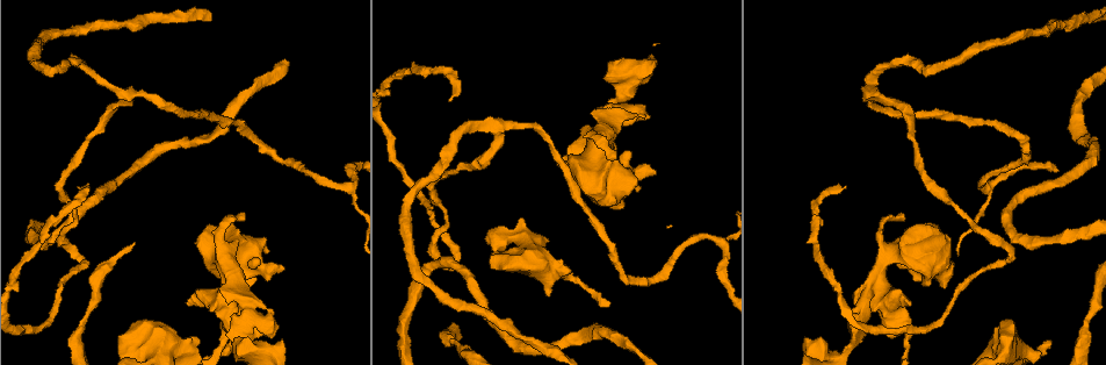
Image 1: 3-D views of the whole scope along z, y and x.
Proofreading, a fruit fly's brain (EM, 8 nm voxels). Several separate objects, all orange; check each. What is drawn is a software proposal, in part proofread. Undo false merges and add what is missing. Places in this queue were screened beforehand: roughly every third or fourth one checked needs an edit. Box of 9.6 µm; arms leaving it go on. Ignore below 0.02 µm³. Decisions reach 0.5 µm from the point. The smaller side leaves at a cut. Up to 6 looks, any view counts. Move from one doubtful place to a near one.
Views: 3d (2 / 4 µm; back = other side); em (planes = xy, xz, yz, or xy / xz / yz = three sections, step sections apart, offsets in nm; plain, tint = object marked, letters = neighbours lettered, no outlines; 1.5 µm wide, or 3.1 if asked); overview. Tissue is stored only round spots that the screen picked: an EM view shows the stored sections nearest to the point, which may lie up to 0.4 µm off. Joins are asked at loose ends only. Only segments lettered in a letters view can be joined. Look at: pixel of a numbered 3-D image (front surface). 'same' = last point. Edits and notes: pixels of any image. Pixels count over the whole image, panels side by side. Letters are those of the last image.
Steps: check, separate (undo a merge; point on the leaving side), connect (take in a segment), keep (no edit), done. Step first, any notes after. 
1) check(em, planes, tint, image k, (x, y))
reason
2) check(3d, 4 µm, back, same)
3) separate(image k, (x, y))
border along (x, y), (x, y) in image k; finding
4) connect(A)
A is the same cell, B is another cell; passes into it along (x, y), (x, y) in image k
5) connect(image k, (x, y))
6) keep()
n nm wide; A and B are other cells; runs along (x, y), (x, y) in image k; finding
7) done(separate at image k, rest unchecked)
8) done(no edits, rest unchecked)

check(em, yz, step 4, letters, image 1, (806, 339))
thick end

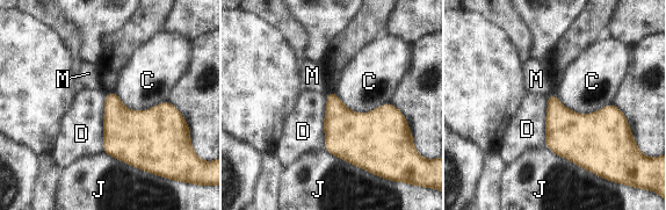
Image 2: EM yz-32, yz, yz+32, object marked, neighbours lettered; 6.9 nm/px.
check(em, xy, step 8, letters, same)
another direction

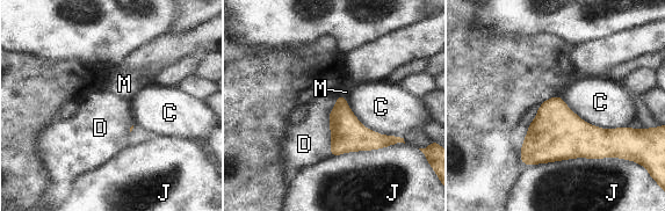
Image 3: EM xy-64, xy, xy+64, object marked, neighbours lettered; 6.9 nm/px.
keep()
200 nm wide; J touches over 650 nm; C, D, J and M are other cells; none of them fits

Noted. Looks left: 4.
check(3d, 4 µm, image 1, (220, 289))
thick end

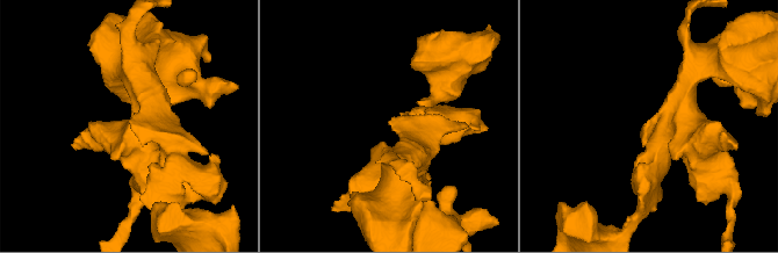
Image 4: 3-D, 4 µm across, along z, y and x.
check(em, planes, plain, image 4, (130, 120))

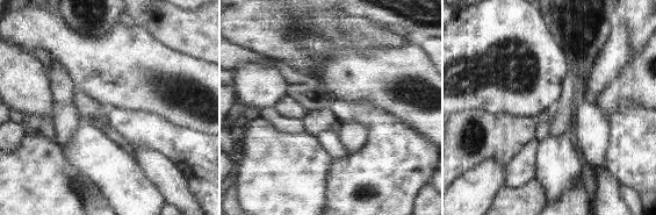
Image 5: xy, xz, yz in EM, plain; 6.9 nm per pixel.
check(em, planes, letters, same)
what lies round it

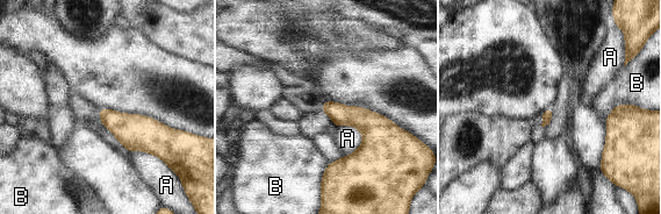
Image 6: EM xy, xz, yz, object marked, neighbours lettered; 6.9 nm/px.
keep()
A and B are other cells; border along (346, 123), (361, 143), (343, 157) in image 6; no lettered segment goes on from it

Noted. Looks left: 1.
check(em, planes, letters, image 1, (448, 100))
long arm stops here

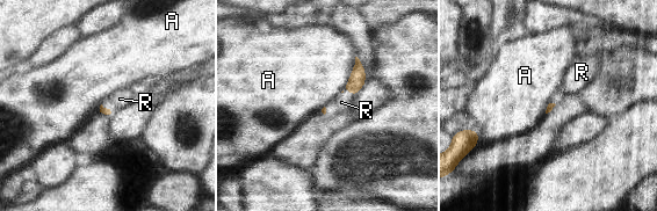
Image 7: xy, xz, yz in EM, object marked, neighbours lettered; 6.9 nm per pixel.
connect(R)
R is the same cell, A is another cell; passes into it along (107, 111), (108, 108), (120, 99) in image 7; it goes on there

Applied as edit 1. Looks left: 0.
done(connect at image 7, rest unchecked)

